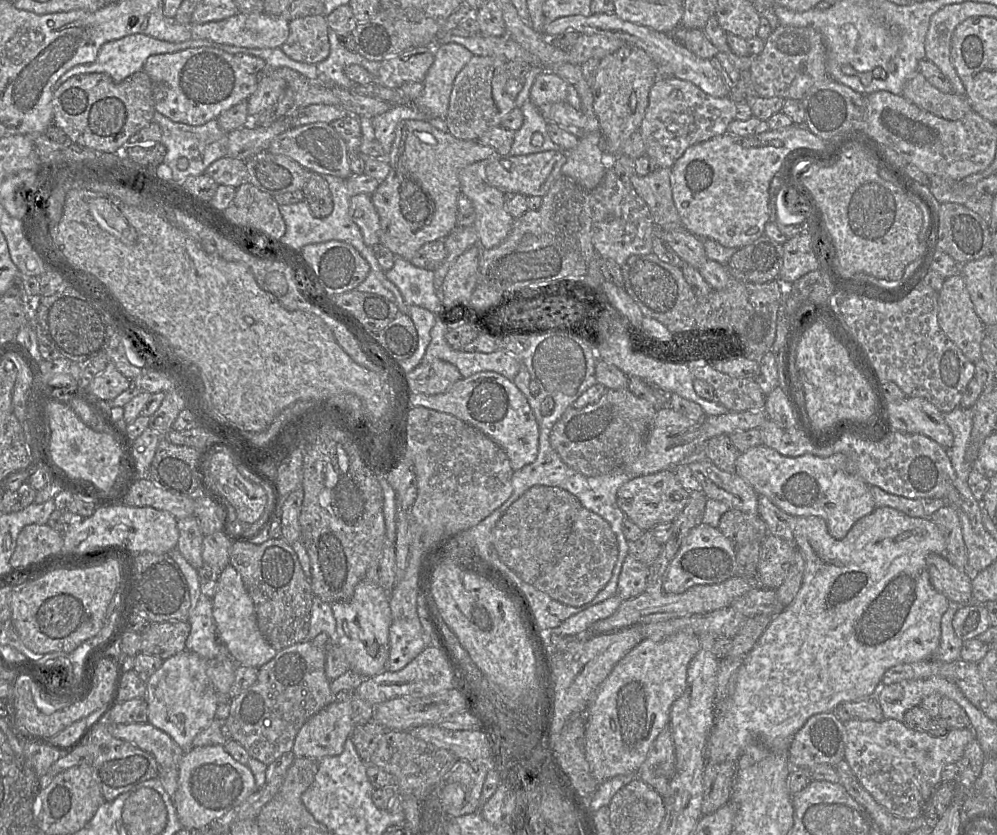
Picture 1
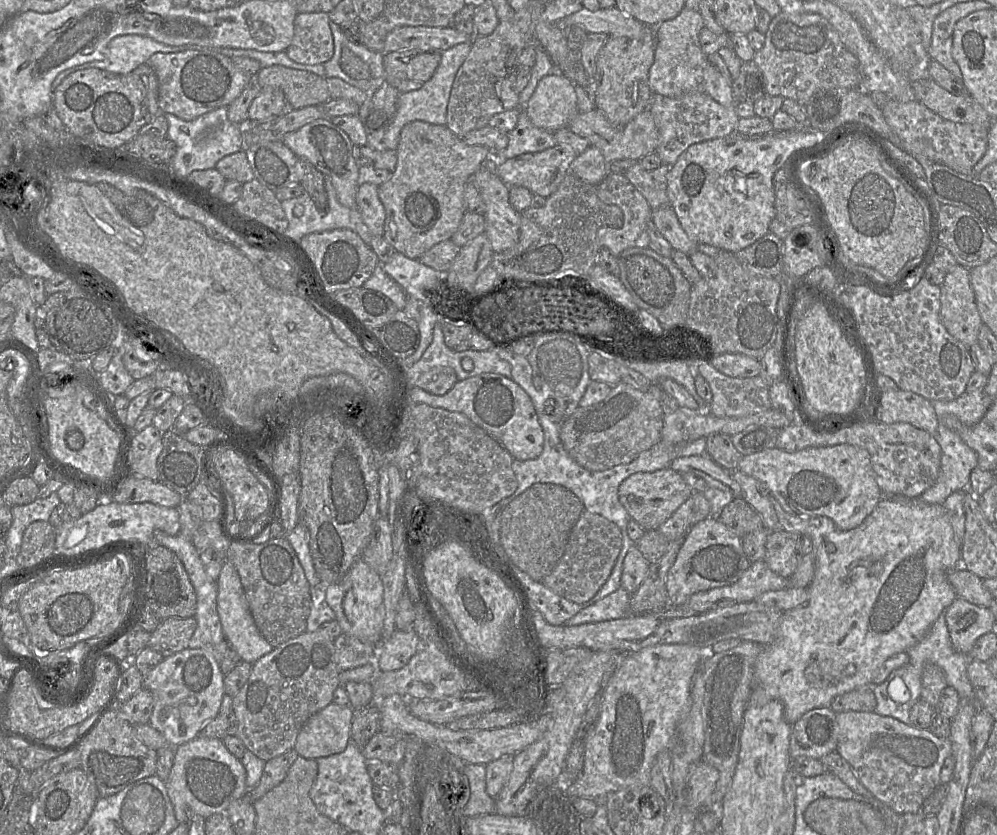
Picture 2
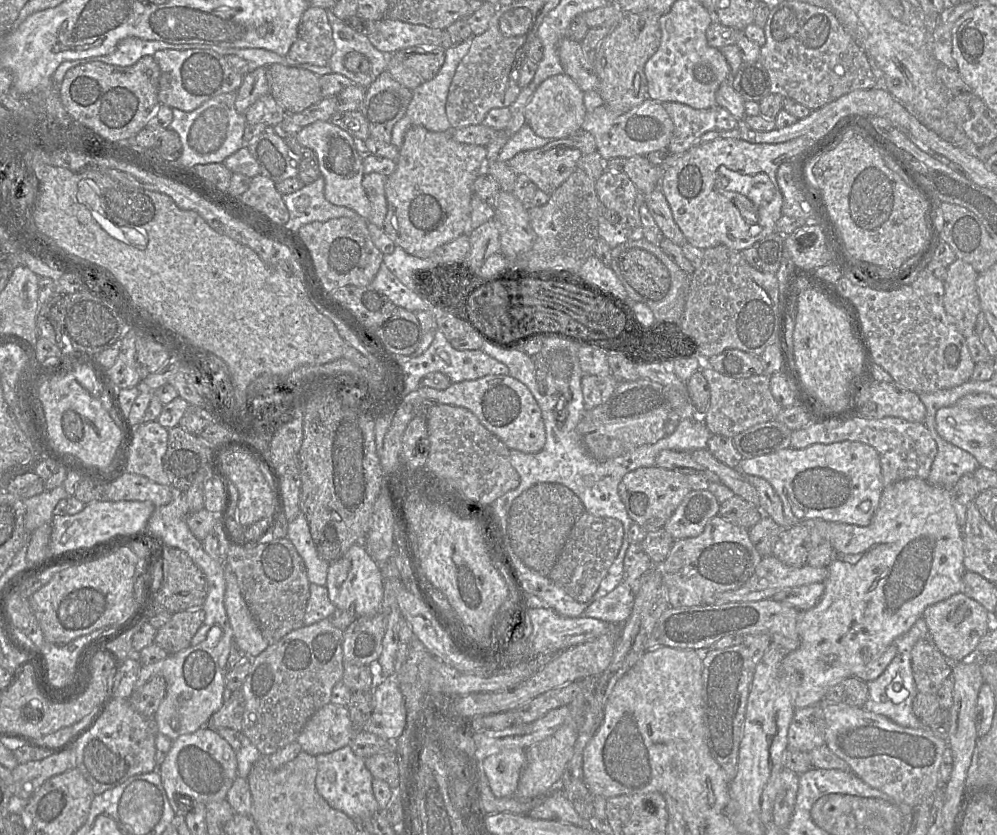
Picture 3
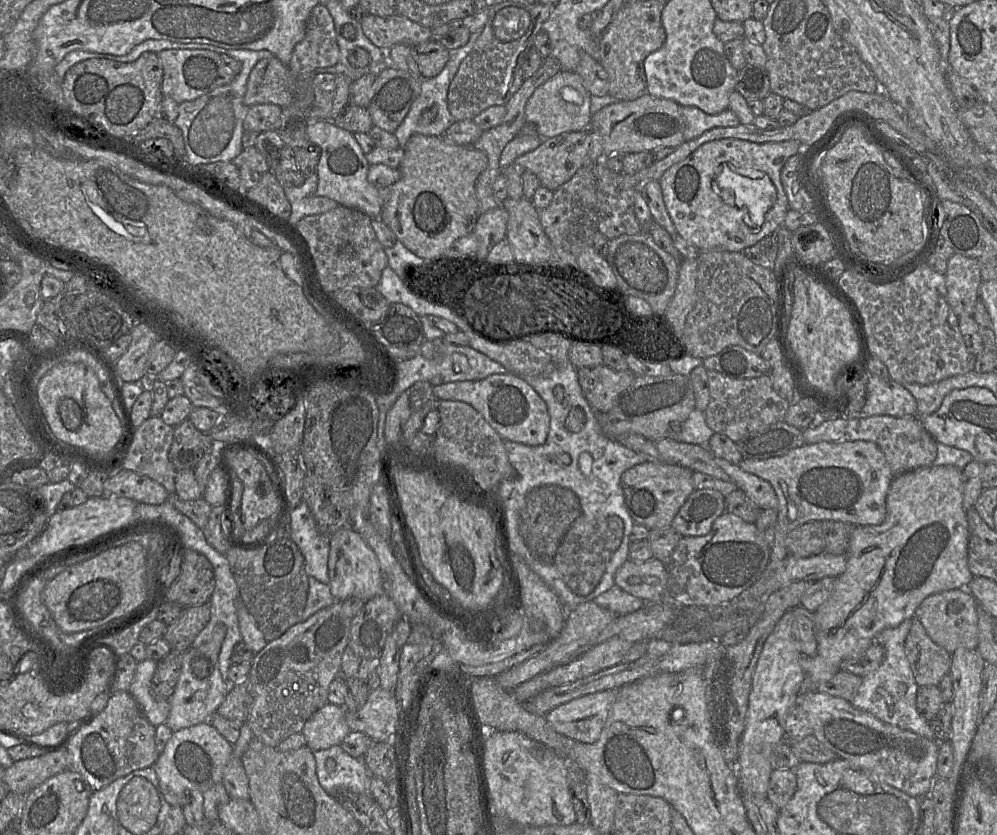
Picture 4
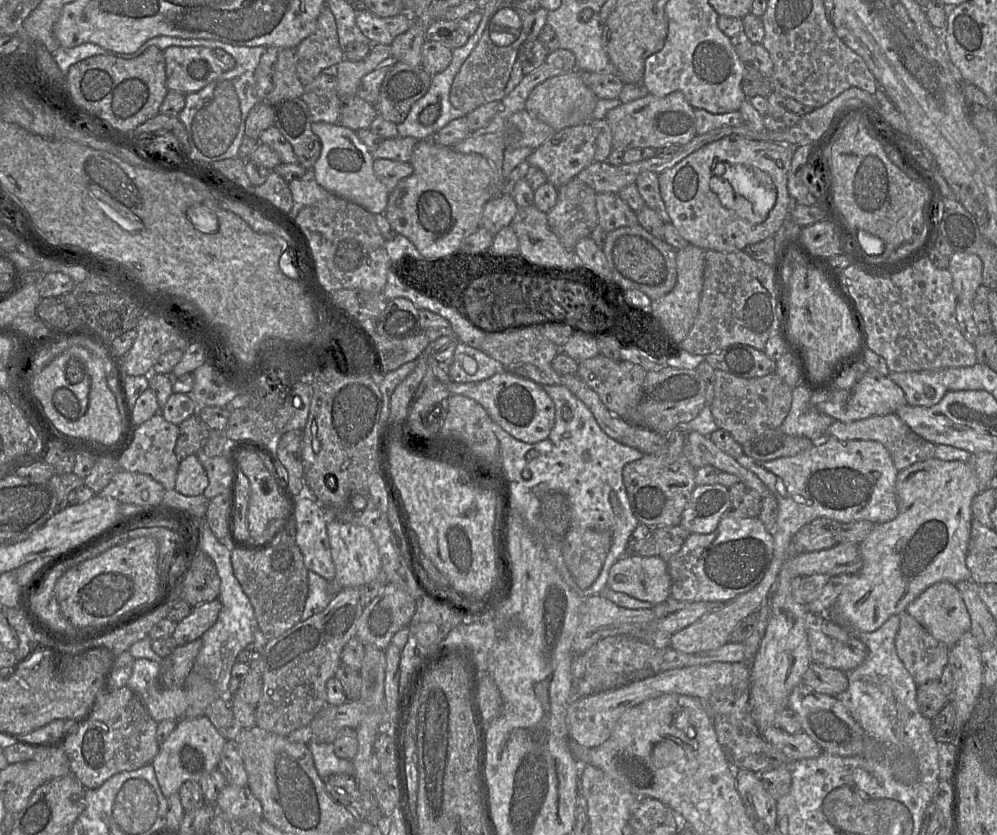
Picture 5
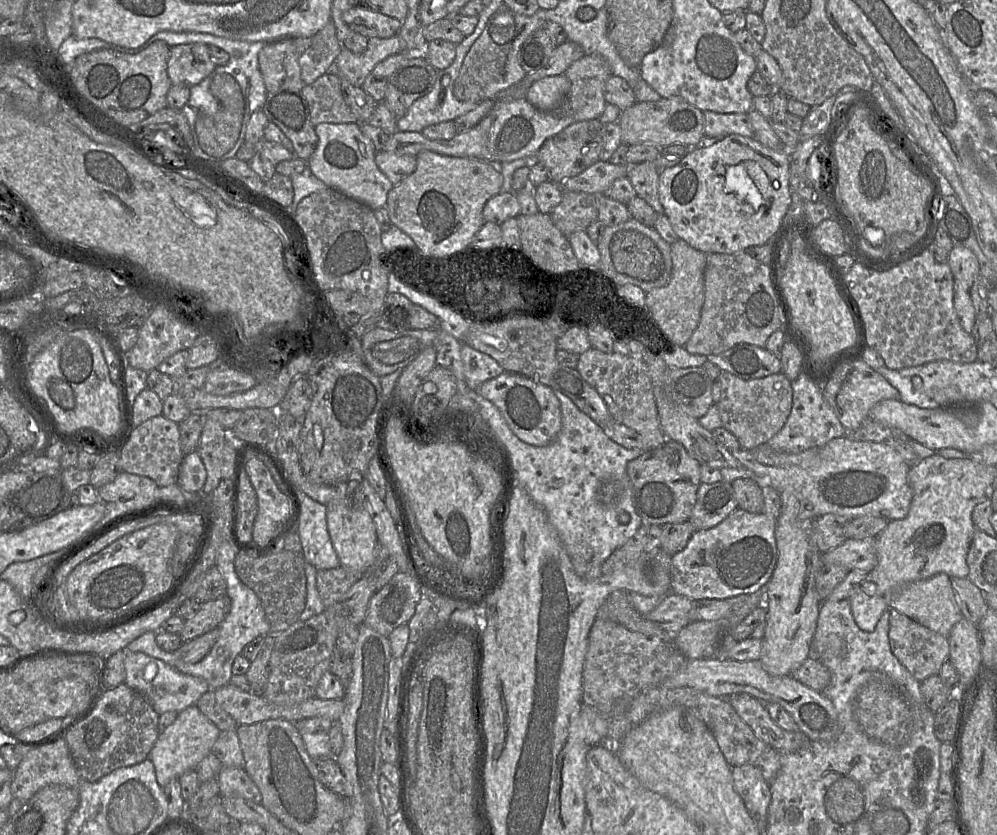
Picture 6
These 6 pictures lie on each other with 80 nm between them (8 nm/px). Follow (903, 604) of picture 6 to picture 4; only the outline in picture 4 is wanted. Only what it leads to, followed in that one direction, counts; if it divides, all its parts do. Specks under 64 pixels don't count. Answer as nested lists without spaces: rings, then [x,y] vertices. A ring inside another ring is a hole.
[[[953,589],[926,597],[915,611],[927,635],[952,654],[959,648],[977,649],[978,603],[966,589]]]

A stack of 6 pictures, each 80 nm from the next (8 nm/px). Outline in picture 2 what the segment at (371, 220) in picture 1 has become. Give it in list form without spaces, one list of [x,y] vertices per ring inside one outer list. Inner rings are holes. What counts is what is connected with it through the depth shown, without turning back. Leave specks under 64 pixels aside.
[[[372,183],[360,185],[356,193],[356,204],[372,236],[383,236],[386,213],[378,196],[378,186]]]

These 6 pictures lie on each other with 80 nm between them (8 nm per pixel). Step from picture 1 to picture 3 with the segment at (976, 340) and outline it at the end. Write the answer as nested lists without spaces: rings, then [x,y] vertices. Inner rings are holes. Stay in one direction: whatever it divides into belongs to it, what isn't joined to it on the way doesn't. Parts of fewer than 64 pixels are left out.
[[[957,258],[947,267],[944,279],[944,309],[965,338],[975,332],[977,316],[981,312],[977,277],[978,273],[970,264]]]

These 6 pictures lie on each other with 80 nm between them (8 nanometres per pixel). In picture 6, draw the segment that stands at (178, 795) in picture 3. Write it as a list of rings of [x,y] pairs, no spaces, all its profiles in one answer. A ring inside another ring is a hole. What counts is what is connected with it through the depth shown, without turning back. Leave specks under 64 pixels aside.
[[[196,705],[177,714],[175,721],[159,734],[148,759],[155,767],[156,779],[163,788],[171,780],[179,779],[185,772],[195,770],[196,766],[210,753],[221,731]]]

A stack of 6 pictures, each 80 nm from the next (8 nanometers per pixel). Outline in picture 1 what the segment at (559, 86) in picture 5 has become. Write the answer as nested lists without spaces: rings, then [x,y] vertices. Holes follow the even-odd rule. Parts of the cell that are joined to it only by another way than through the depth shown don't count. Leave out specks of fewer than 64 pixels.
[[[543,71],[530,89],[530,101],[540,109],[544,105],[566,101],[568,83],[551,71]]]

